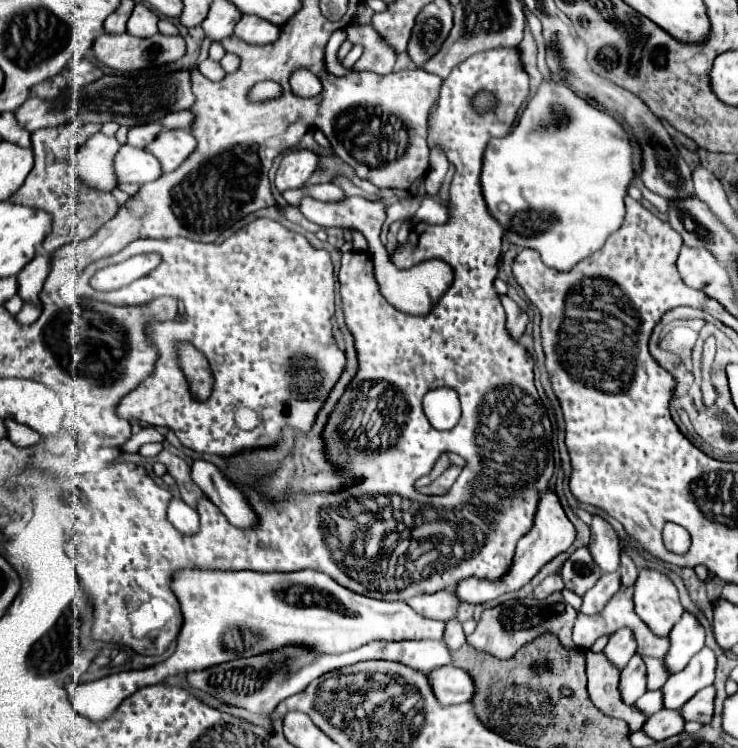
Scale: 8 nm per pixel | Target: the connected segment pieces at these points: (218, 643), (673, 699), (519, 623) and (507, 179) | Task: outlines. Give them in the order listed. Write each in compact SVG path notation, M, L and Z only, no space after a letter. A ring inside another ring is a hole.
M177 570L169 588L179 600L183 614L173 656L153 668L119 672L87 684L67 684L69 700L81 716L91 720L109 718L109 714L113 714L121 704L121 698L135 690L159 684L171 674L223 664L227 662L227 652L243 658L251 652L257 656L285 646L301 646L315 654L339 654L371 640L441 640L445 630L445 622L423 618L405 602L385 602L361 596L339 586L331 576L317 570L289 574L249 570ZM247 634L253 636L251 648L247 648L245 642Z
M703 648L689 660L689 664L681 672L669 676L667 684L663 686L665 708L681 710L685 702L689 702L701 688L711 686L713 680L715 680L715 654L711 648Z
M553 592L545 600L529 600L529 598L507 600L495 608L481 612L477 628L473 634L467 636L467 642L471 646L475 646L475 650L489 652L497 658L511 658L513 654L517 654L517 650L525 642L531 642L533 638L537 638L537 634L551 632L551 634L557 634L557 638L561 642L565 642L567 648L575 650L575 642L571 640L571 630L573 630L575 618L577 618L577 610L563 600L561 592Z
M543 82L529 98L513 132L505 138L493 138L487 144L481 186L487 208L501 222L507 238L517 246L539 250L549 268L567 272L579 260L599 250L611 232L621 228L625 218L625 196L633 176L633 146L627 130L611 114L597 110L565 84ZM549 102L551 119L543 119L545 114L549 114ZM561 108L563 112L559 118L563 118L565 113L570 118L569 126L565 128L552 124L556 111L560 112Z

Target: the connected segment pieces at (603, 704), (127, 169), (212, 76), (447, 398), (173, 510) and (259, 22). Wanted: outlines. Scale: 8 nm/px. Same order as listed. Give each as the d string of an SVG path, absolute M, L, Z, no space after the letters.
M583 650L587 658L587 692L591 702L607 716L621 718L635 732L639 730L647 716L641 714L635 706L627 706L619 694L619 668L601 652L595 654L591 650Z
M129 144L121 146L121 150L117 152L115 170L119 182L133 182L133 184L147 184L163 174L161 164L153 154Z
M203 60L203 62L199 62L197 64L197 70L205 76L205 78L209 78L209 80L221 80L223 76L225 76L225 70L221 68L221 64L219 62L213 62L213 60Z
M437 388L423 398L423 410L431 426L437 430L451 430L461 418L459 396L453 388Z
M180 498L171 499L167 509L167 518L183 534L193 535L199 530L200 520L197 511Z
M245 14L235 26L235 36L249 44L271 44L279 38L279 34L281 34L279 26L253 14Z

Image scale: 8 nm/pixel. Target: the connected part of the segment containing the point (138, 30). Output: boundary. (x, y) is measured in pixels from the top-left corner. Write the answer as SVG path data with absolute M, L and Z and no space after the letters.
M137 4L129 22L127 22L127 32L137 38L149 38L159 32L157 22L159 22L159 14L155 14L145 4Z

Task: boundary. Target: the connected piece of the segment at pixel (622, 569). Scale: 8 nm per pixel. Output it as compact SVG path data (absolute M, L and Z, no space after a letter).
M623 550L623 552L621 552L621 566L619 566L619 574L621 574L621 582L623 582L623 586L633 586L633 584L635 584L635 580L637 580L639 570L637 570L635 562L631 560L631 556L627 554L627 550Z

